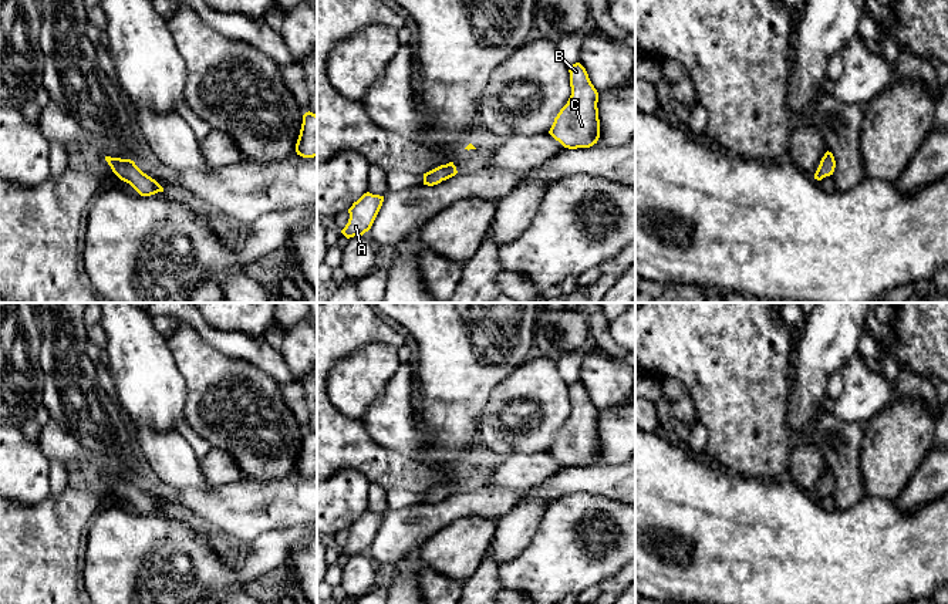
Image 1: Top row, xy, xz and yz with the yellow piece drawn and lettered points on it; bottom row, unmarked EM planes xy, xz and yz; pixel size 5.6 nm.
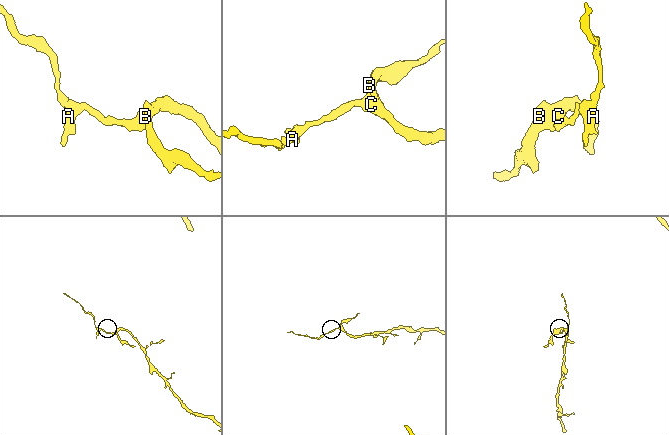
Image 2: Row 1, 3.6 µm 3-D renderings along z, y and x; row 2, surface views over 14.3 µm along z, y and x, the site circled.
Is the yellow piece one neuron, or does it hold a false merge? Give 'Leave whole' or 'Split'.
Leave whole

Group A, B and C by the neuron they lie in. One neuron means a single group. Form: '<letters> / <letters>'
A B C

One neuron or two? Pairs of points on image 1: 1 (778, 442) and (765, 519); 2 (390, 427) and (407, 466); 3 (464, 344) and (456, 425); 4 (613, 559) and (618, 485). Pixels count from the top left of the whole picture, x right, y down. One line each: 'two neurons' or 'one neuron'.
1: two neurons
2: two neurons
3: one neuron
4: two neurons

